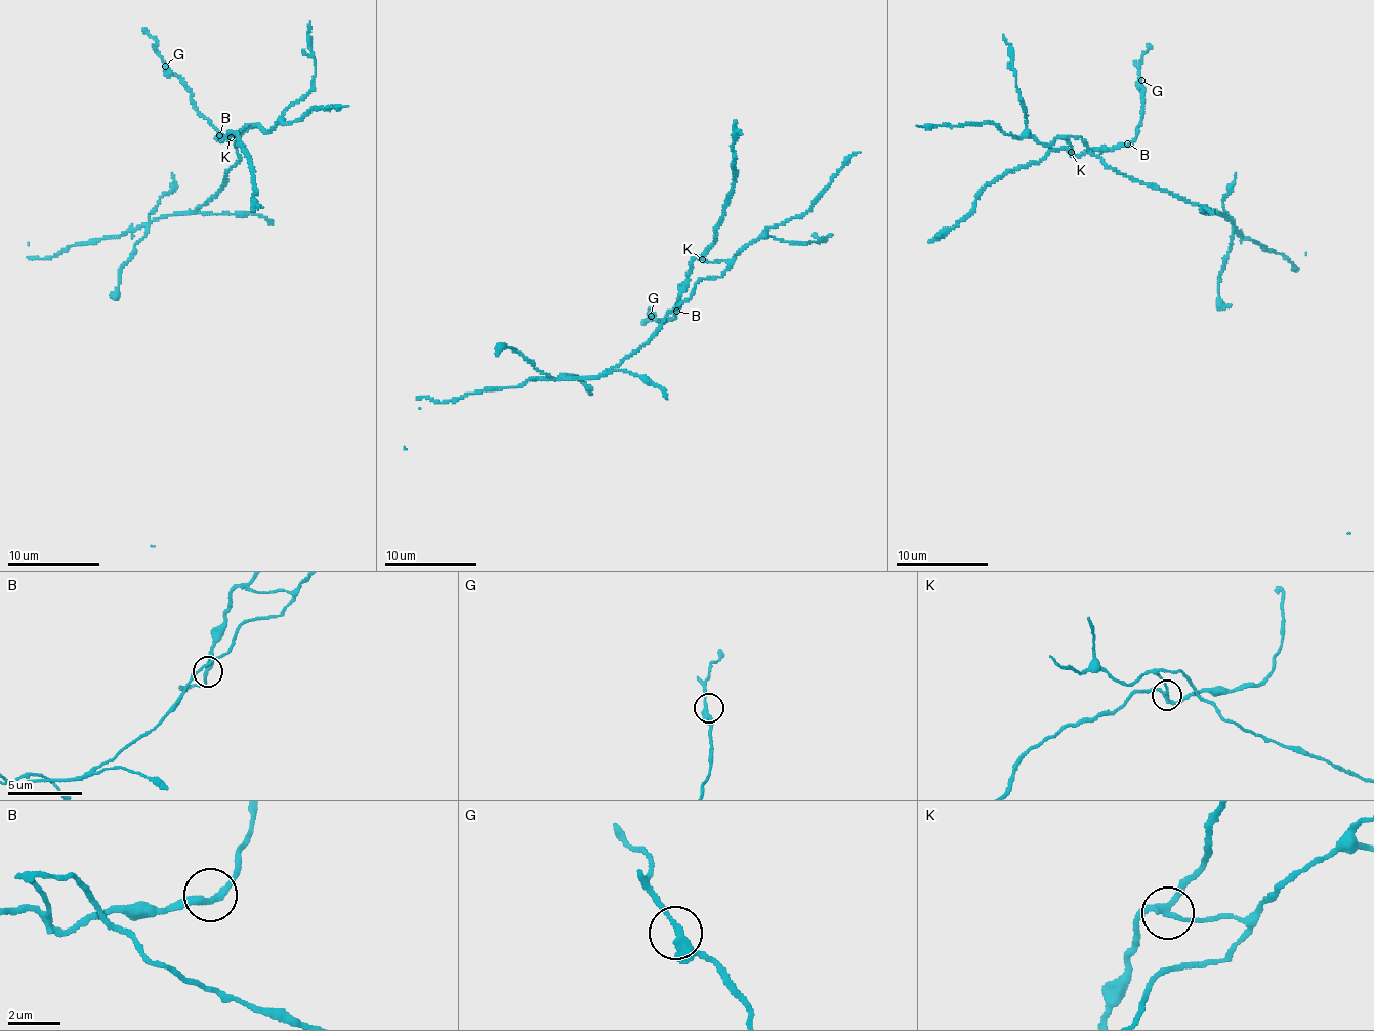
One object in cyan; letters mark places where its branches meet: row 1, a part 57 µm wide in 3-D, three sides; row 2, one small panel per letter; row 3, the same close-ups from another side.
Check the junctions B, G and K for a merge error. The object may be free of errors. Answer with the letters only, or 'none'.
K

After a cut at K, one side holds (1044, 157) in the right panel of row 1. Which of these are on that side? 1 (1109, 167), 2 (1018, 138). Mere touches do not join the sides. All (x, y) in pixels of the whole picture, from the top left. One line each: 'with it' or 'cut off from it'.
1: cut off from it
2: cut off from it

